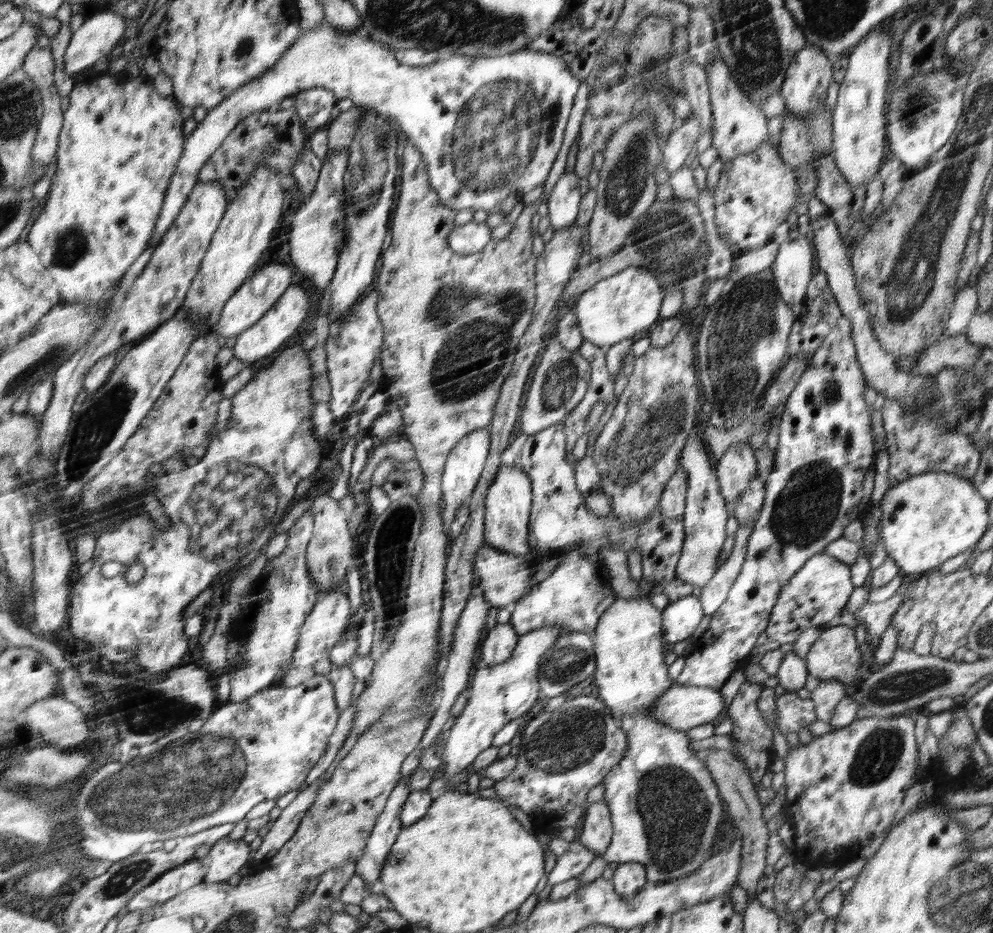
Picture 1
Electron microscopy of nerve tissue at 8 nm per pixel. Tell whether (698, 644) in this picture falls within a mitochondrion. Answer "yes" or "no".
no

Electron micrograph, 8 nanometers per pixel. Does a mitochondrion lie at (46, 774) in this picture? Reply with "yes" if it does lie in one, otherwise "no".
yes

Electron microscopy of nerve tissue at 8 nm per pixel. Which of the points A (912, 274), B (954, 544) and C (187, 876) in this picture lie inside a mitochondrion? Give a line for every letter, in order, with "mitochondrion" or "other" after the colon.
A: mitochondrion
B: other
C: other

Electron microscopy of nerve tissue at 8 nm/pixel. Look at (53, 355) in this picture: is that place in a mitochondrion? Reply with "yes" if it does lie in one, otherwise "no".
yes

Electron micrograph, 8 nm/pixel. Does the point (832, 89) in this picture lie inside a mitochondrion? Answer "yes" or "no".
no

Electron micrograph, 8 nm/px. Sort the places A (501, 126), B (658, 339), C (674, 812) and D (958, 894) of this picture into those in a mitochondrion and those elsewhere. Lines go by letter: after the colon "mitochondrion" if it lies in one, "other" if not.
A: mitochondrion
B: other
C: mitochondrion
D: mitochondrion

